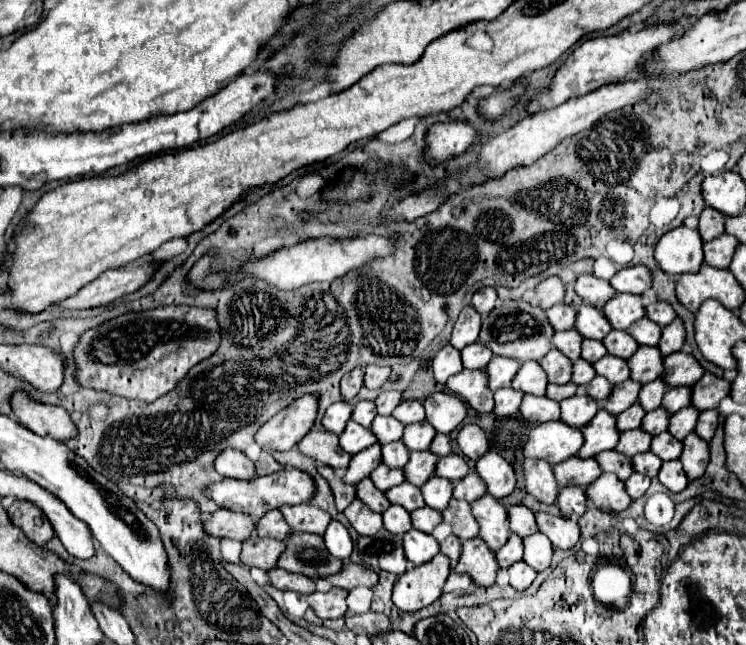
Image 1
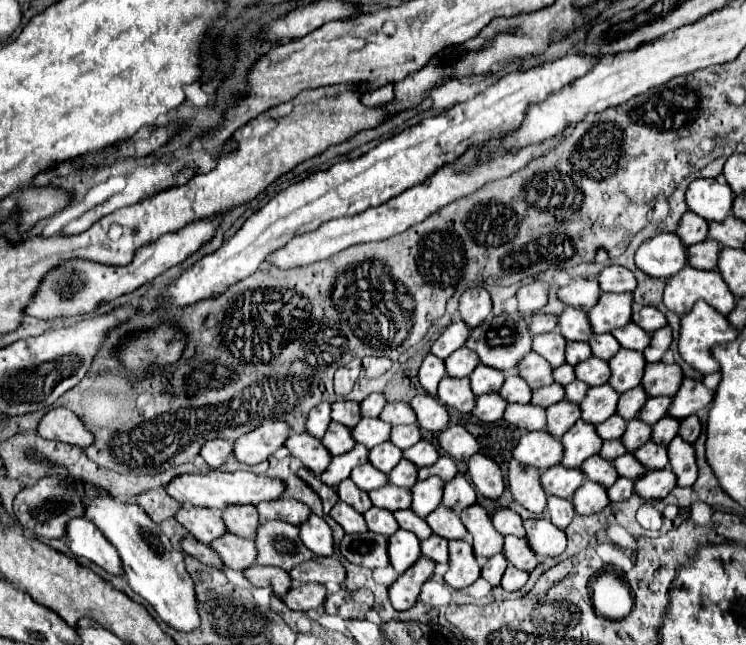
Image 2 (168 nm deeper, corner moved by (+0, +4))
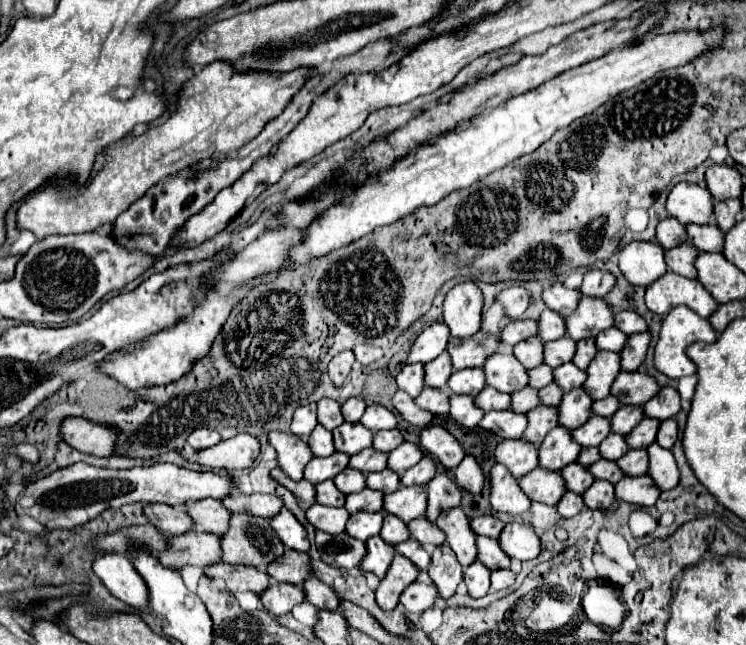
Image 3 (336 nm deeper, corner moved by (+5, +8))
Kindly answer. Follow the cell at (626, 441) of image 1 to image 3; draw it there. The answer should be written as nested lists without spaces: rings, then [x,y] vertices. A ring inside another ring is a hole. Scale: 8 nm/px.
[[[584,448],[584,450],[580,452],[580,458],[578,458],[578,462],[584,464],[584,466],[592,466],[596,460],[600,460],[598,448]]]

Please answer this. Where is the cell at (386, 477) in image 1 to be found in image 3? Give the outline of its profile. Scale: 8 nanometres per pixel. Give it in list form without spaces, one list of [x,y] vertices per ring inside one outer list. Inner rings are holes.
[[[346,468],[344,472],[340,472],[334,478],[334,484],[340,488],[340,492],[344,494],[352,494],[352,492],[360,492],[366,486],[366,474],[358,472],[356,468]]]

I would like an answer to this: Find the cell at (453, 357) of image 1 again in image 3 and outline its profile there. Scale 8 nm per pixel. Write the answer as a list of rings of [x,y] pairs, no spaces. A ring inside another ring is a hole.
[[[406,364],[396,376],[398,388],[410,396],[418,396],[424,390],[424,364]]]

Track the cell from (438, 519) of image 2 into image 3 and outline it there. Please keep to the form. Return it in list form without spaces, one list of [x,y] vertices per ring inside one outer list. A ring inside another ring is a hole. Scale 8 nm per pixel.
[[[416,518],[408,524],[408,528],[412,532],[412,538],[416,538],[422,546],[428,546],[428,544],[440,546],[446,540],[446,534],[440,528],[436,528],[436,524],[430,522],[428,518]]]

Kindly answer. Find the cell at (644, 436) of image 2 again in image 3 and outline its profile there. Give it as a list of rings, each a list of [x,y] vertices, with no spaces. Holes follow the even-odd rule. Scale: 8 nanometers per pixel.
[[[612,432],[598,448],[600,448],[602,458],[608,458],[608,460],[618,460],[620,456],[624,456],[630,450],[630,446],[626,442],[626,434],[616,434],[616,432]]]

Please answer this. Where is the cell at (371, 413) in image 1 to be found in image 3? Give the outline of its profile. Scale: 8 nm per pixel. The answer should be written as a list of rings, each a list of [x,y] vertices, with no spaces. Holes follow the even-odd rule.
[[[322,398],[322,400],[318,402],[318,422],[320,422],[322,426],[326,426],[328,430],[338,428],[338,426],[344,422],[340,404],[338,404],[336,400]]]

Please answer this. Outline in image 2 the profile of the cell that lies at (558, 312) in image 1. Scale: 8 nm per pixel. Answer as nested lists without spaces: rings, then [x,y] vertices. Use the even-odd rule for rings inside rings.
[[[533,314],[529,320],[529,332],[533,336],[543,334],[543,332],[551,332],[557,326],[557,316],[553,314]]]

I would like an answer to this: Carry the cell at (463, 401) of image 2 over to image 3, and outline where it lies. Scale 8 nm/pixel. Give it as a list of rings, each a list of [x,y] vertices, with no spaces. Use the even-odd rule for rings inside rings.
[[[424,388],[424,392],[416,398],[416,404],[424,410],[430,410],[432,414],[446,416],[450,410],[450,392],[438,388]]]

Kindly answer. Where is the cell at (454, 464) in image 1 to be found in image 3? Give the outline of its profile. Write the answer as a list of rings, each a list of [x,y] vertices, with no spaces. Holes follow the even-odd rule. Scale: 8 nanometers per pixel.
[[[424,456],[416,466],[412,466],[410,470],[406,470],[402,474],[402,486],[414,486],[414,484],[428,484],[428,480],[432,480],[436,476],[438,468],[432,456]]]

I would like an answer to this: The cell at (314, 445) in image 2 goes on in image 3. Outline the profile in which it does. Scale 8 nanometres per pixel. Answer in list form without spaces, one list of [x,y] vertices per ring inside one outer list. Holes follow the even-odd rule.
[[[270,432],[268,440],[278,452],[278,466],[292,480],[302,480],[306,464],[314,458],[310,446],[292,432]]]

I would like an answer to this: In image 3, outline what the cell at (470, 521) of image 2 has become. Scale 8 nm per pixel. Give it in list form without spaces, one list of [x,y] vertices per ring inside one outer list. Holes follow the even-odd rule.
[[[450,508],[436,520],[436,524],[446,532],[450,548],[456,552],[460,564],[466,568],[476,560],[476,532],[470,526],[462,508]]]

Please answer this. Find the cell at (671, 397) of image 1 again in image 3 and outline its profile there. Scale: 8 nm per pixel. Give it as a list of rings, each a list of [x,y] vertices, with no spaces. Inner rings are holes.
[[[622,406],[612,418],[612,432],[628,434],[640,420],[644,420],[644,408],[642,406]]]

